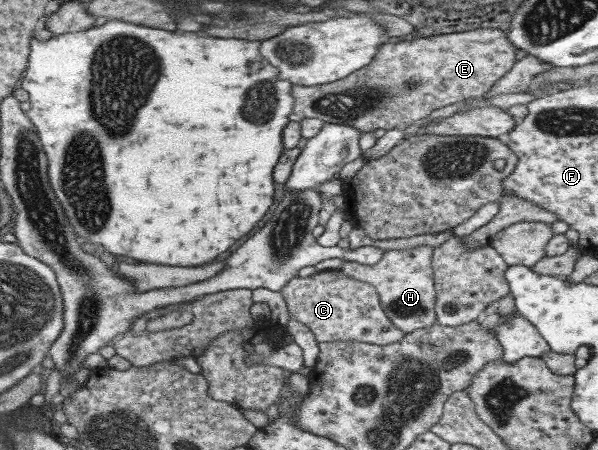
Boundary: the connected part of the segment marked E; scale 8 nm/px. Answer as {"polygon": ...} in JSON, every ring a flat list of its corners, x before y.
{"polygon":[[477,28,463,32,427,37,404,38,397,43,382,44,376,57,366,67,350,74,348,78,322,86,294,86,294,111,291,121,320,118,325,123,350,124,363,132,374,129,406,129,418,119,428,117,434,109,454,105,470,97,484,96,516,62,516,48,509,44,507,32,493,28]]}

